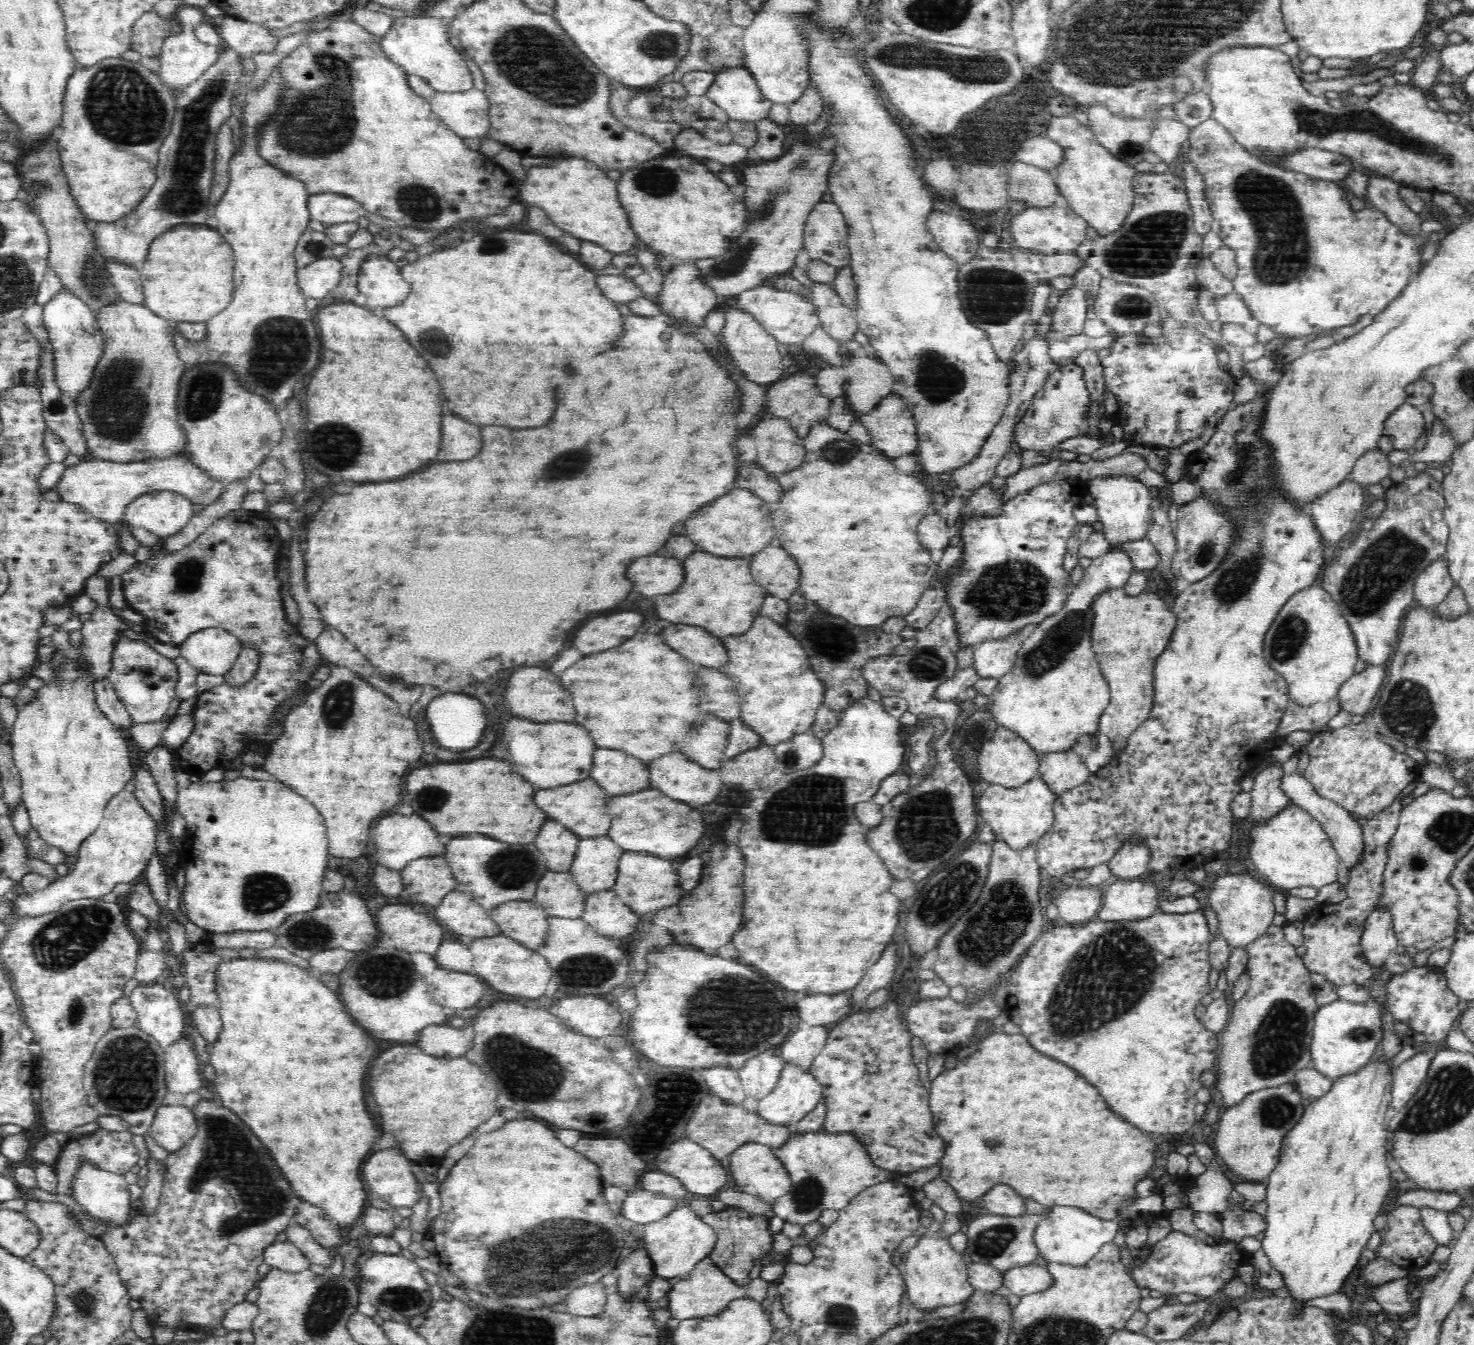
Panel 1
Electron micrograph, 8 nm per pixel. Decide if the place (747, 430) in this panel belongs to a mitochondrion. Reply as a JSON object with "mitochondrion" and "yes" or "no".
{"mitochondrion":"no"}

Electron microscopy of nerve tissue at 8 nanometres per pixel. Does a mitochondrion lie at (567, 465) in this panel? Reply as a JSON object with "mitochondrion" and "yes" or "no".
{"mitochondrion":"yes"}

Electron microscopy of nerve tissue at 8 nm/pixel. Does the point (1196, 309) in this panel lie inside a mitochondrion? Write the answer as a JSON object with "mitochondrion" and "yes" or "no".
{"mitochondrion":"no"}

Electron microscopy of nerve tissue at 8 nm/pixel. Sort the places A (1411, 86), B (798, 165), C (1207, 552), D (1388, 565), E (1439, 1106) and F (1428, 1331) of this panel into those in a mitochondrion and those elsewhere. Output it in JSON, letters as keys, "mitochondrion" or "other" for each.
{"A":"other","B":"mitochondrion","C":"mitochondrion","D":"mitochondrion","E":"mitochondrion","F":"other"}

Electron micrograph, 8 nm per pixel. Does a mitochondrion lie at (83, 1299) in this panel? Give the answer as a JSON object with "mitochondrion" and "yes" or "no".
{"mitochondrion":"yes"}

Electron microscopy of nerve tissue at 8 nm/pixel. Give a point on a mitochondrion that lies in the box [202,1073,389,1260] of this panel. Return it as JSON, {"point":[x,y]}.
{"point":[269,1200]}

